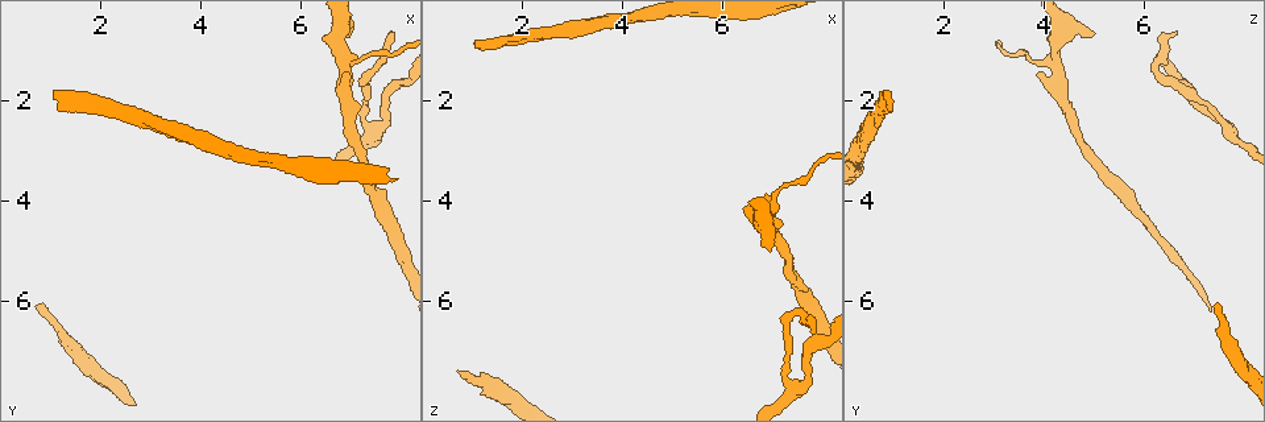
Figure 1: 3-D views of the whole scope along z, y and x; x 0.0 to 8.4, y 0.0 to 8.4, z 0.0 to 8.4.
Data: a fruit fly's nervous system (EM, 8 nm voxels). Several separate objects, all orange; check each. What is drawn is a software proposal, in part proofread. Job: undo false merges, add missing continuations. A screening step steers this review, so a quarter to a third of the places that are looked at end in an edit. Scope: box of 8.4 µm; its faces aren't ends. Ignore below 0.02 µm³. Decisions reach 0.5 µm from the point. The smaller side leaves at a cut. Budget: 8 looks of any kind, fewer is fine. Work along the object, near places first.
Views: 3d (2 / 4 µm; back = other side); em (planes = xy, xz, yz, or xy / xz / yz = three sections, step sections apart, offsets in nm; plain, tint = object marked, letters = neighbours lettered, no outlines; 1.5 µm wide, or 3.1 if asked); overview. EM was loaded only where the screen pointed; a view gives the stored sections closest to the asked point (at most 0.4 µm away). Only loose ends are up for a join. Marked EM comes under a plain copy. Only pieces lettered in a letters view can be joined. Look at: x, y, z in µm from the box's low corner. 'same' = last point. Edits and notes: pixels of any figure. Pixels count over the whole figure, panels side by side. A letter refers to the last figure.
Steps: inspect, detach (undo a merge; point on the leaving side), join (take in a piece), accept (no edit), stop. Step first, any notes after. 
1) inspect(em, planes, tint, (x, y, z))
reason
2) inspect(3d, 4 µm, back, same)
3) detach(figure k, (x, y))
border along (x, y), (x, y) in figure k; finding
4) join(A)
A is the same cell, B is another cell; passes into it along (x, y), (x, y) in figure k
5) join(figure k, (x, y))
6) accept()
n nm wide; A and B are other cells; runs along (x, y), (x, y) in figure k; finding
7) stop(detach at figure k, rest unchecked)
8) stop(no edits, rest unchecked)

inspect(3d, 2 µm, (6.95, 0.65, 5.00))
branch stops here

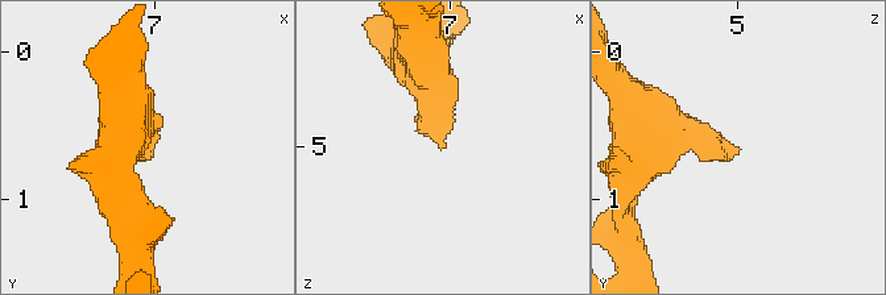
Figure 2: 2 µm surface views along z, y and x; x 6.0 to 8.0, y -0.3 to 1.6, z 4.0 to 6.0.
inspect(em, planes, letters, (6.92, 0.64, 5.00))

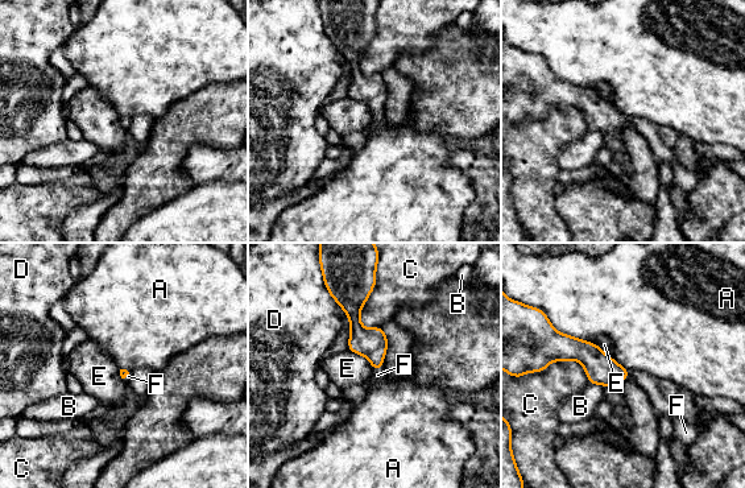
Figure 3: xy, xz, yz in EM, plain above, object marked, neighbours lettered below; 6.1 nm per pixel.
join(F)
F is the same cell, A, B, C, D and E are other cells; passes into it along (372, 343), (381, 367), (377, 375) in figure 3; the cell continues

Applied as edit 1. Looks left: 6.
inspect(em, yz, step 8, tint, (1.15, 1.85, 0.85))

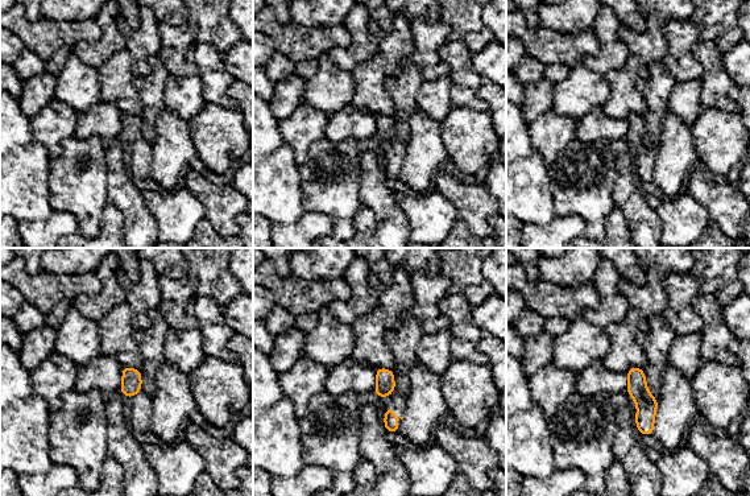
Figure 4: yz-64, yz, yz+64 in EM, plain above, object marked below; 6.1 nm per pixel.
inspect(em, planes, letters, same)

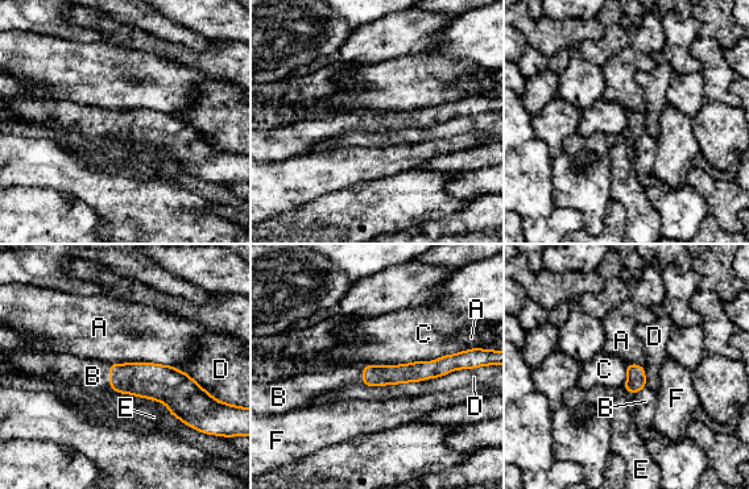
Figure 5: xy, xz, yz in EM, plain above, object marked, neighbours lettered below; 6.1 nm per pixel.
join(B)
B is the same cell, A, C, D, E and F are other cells; passes into it along (147, 380), (110, 386), (92, 376) in figure 5; the cell continues

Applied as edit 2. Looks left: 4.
inspect(overview)
redraw

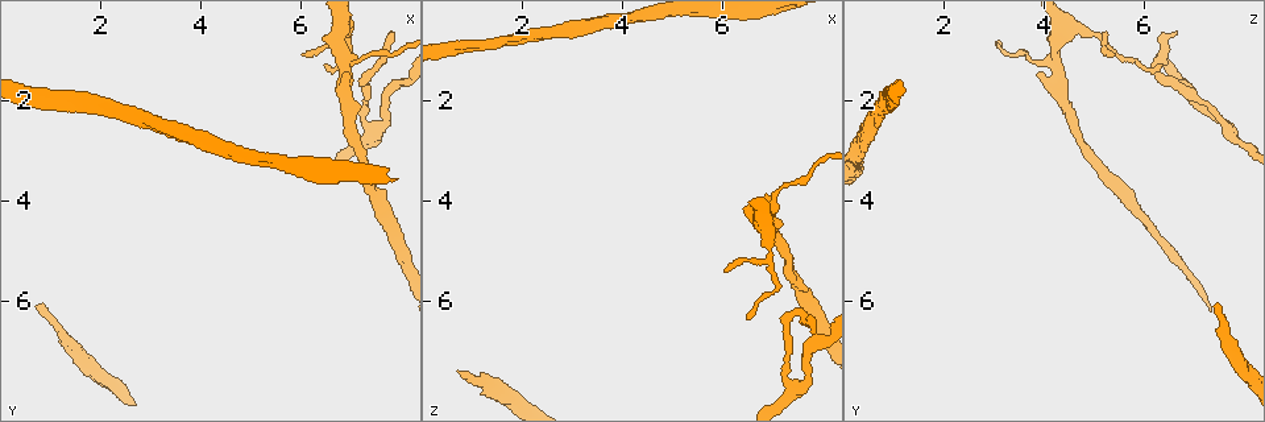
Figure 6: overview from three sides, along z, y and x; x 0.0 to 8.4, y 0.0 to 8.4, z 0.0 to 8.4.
inspect(3d, 4 µm, (0.75, 6.05, 7.40))
an open end

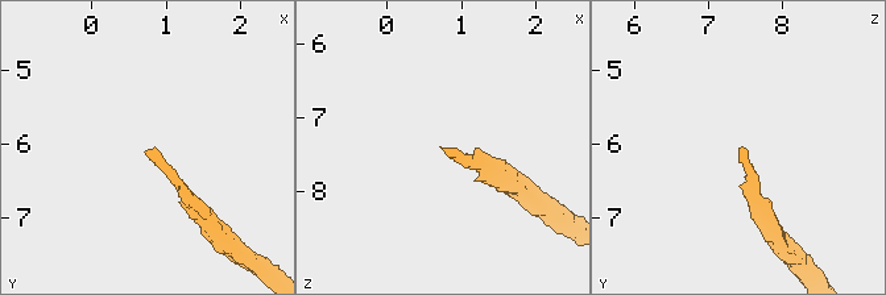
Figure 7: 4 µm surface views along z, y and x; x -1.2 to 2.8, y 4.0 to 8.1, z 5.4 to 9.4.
inspect(em, planes, letters, (0.70, 6.10, 7.40))

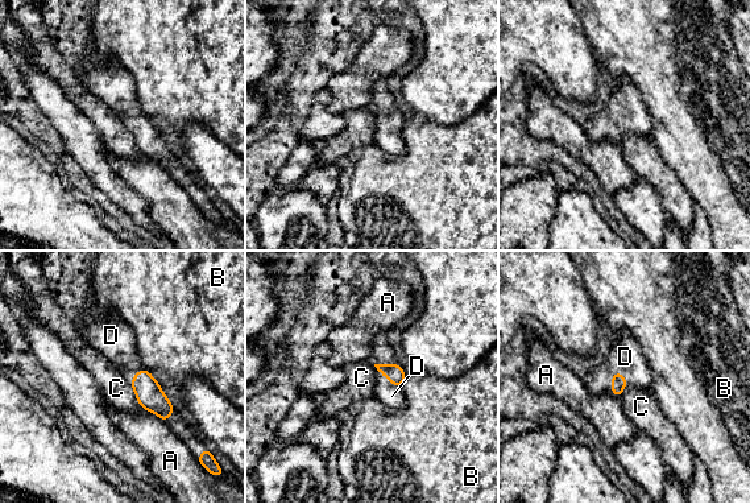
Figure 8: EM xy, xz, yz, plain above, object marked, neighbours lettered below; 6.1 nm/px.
join(D)
D is the same cell, A, B and C are other cells; passes into it along (618, 383), (621, 374), (625, 356) in figure 8; the cell continues

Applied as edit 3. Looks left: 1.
stop(join at figure 3, join at figure 5, join at figure 8, rest unchecked)

